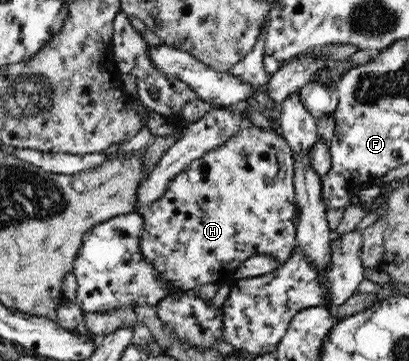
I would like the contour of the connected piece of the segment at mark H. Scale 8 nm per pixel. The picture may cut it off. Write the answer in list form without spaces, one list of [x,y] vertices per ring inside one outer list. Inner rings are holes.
[[[257,126],[242,127],[237,133],[233,133],[229,140],[221,145],[207,151],[200,159],[192,162],[191,165],[181,170],[169,183],[166,192],[155,200],[147,210],[143,211],[144,219],[143,235],[141,235],[141,255],[155,266],[155,270],[159,272],[163,282],[169,282],[173,286],[173,291],[185,291],[188,289],[197,289],[199,286],[207,284],[218,284],[223,281],[225,271],[236,271],[240,263],[245,259],[253,257],[253,255],[274,255],[279,262],[283,263],[291,257],[291,253],[295,251],[295,245],[298,245],[296,240],[296,227],[293,223],[295,218],[295,188],[293,185],[293,170],[295,169],[295,154],[286,143],[285,138],[280,133],[277,133],[277,128],[272,126],[270,129],[263,130]]]

